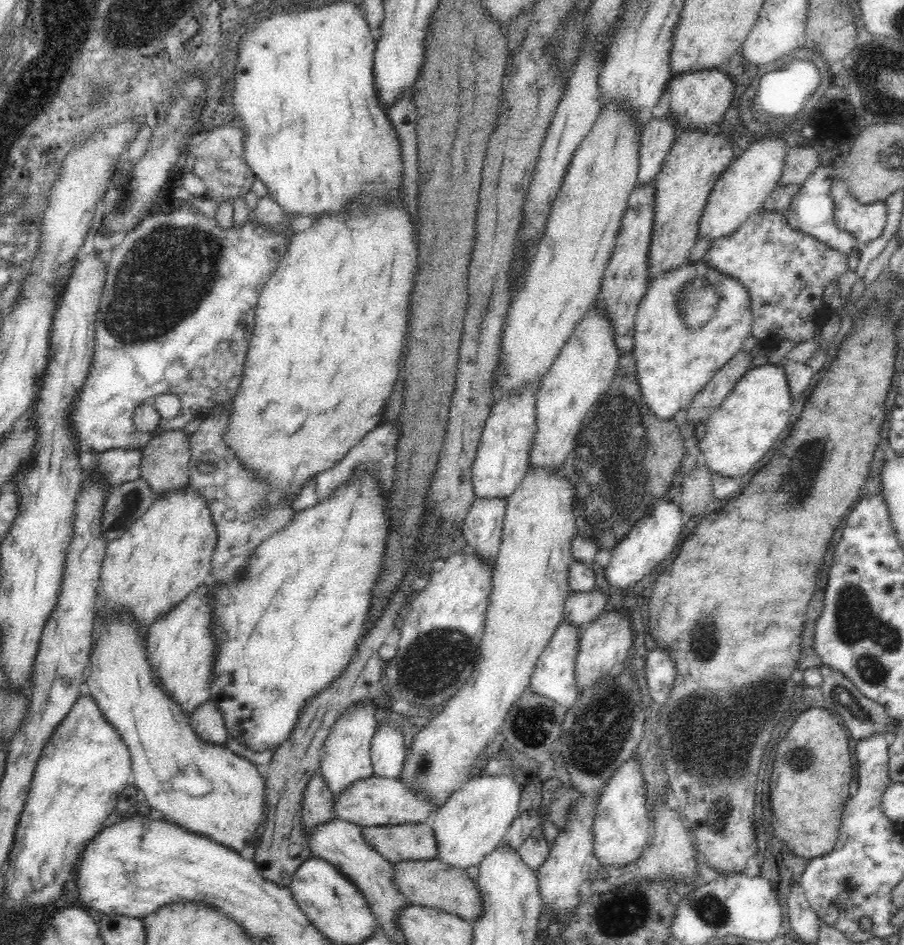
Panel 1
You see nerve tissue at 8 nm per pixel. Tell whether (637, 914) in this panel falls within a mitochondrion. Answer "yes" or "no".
yes

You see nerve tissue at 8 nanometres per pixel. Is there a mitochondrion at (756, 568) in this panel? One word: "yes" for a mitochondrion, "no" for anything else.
no

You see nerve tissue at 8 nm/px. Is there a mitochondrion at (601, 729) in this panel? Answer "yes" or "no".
yes

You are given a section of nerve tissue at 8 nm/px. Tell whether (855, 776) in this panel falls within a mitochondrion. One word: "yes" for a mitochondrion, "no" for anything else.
no

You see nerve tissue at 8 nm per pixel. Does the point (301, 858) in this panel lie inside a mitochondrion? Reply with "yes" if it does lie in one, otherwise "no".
no

